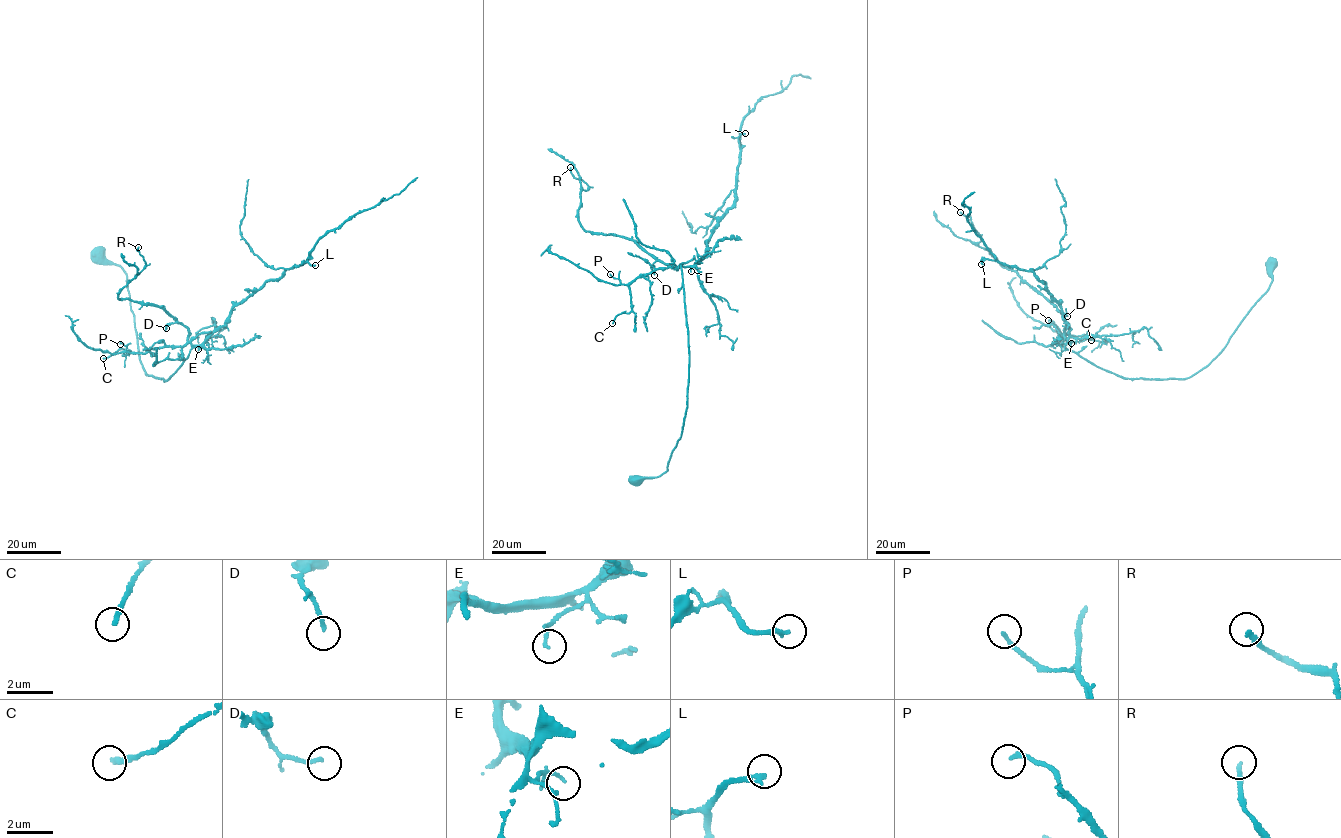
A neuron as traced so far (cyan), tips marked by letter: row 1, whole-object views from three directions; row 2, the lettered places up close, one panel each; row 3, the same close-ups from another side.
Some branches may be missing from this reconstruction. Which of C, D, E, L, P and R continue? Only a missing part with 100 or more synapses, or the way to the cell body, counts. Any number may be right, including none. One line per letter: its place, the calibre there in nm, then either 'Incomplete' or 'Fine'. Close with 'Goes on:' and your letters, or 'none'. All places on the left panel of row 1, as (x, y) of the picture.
C: Place: (103, 358). Thickness 190 nm. Fine
D: Place: (166, 328). Thickness 150 nm. Fine
E: Place: (198, 349). Thickness 110 nm. Fine
L: Place: (315, 265). Thickness 190 nm. Fine
P: Place: (120, 344). Thickness 160 nm. Fine
R: Place: (138, 247). Thickness 200 nm. Fine
Goes on: none

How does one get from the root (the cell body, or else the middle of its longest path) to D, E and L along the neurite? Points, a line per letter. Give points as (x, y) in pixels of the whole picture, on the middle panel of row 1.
D: (636, 480), (666, 471), (687, 404), (689, 344), (682, 266), (677, 270), (656, 260), (654, 275)
E: (636, 480), (655, 478), (666, 471), (682, 433), (689, 357), (680, 265), (695, 265), (691, 271)
L: (636, 480), (666, 471), (682, 433), (689, 357), (680, 265), (703, 259), (733, 204), (738, 137), (745, 133)

